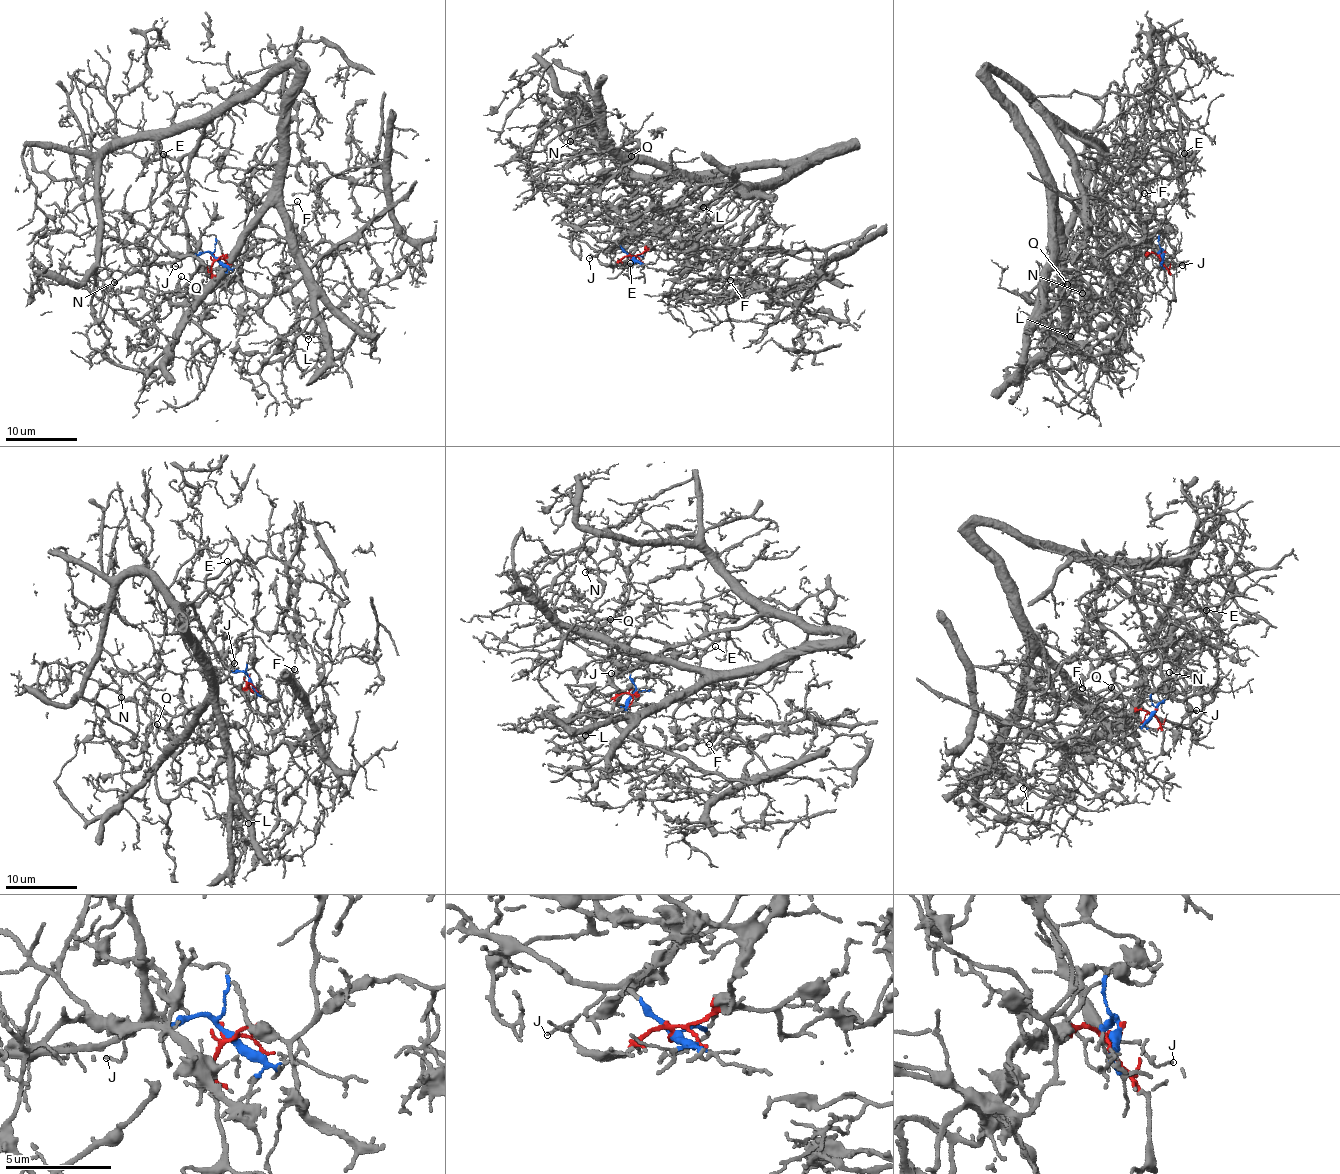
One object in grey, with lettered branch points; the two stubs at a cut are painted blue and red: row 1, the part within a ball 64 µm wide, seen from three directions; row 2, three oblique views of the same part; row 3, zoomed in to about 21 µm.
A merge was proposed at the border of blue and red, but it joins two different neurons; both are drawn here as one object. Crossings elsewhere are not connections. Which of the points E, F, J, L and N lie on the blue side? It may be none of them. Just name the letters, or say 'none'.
E, J

